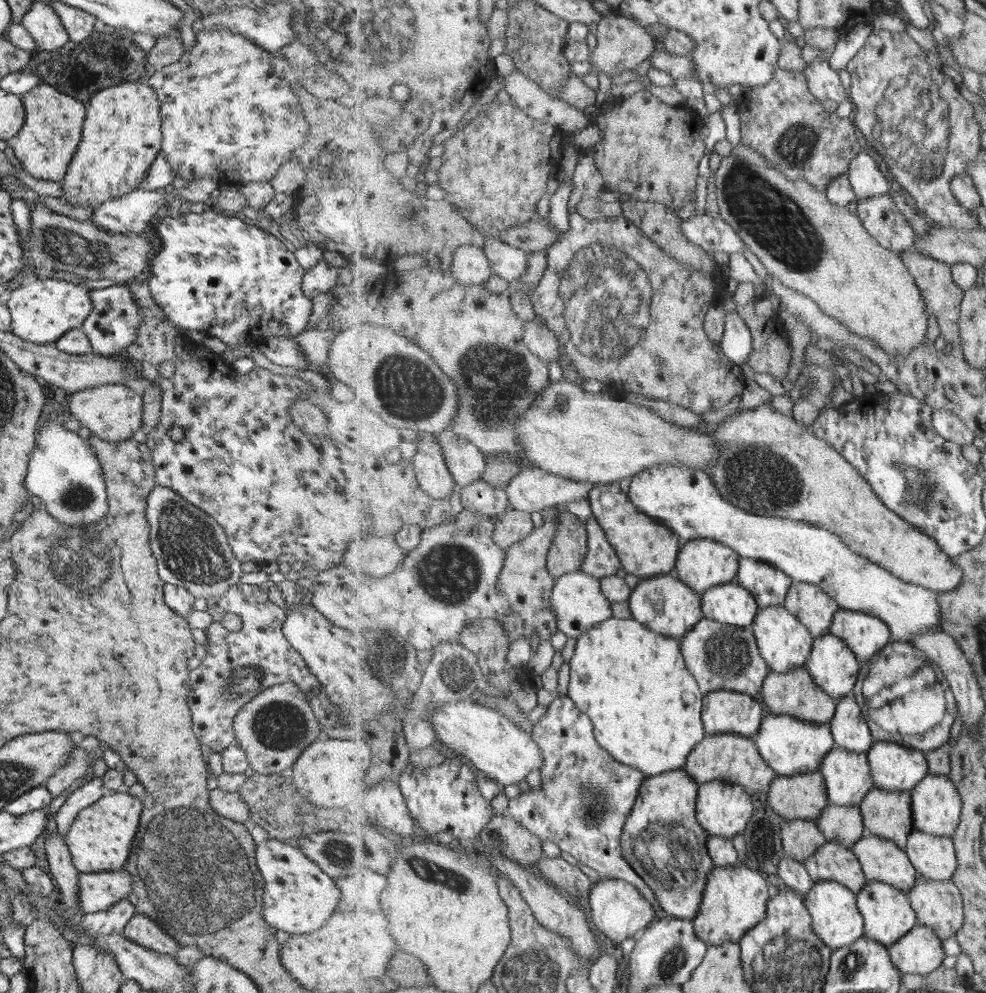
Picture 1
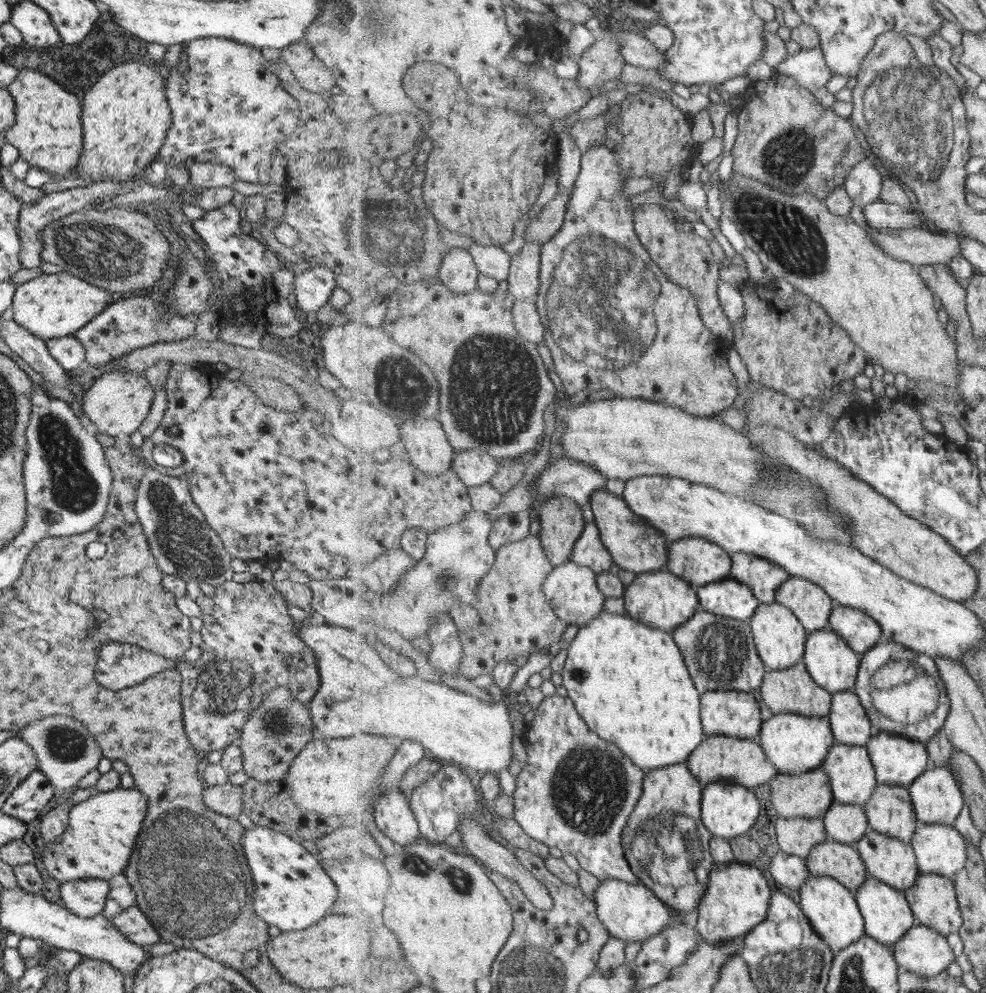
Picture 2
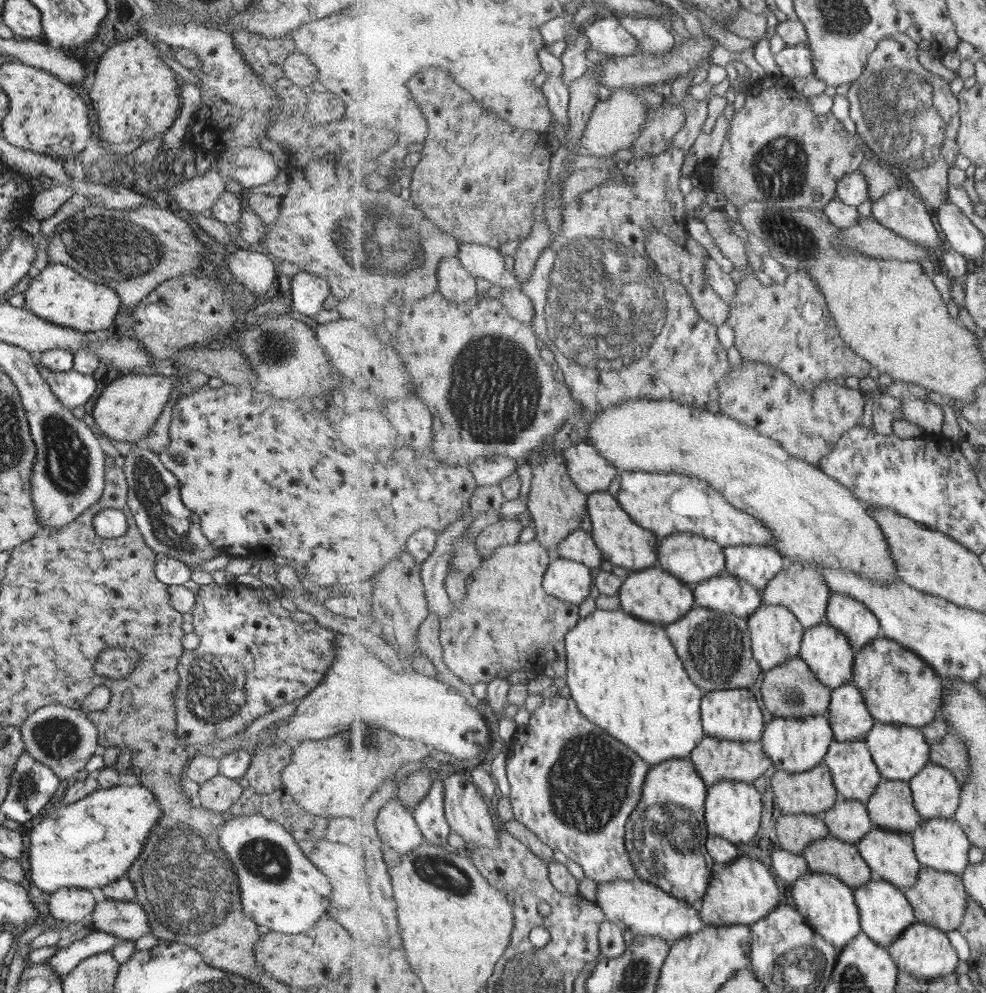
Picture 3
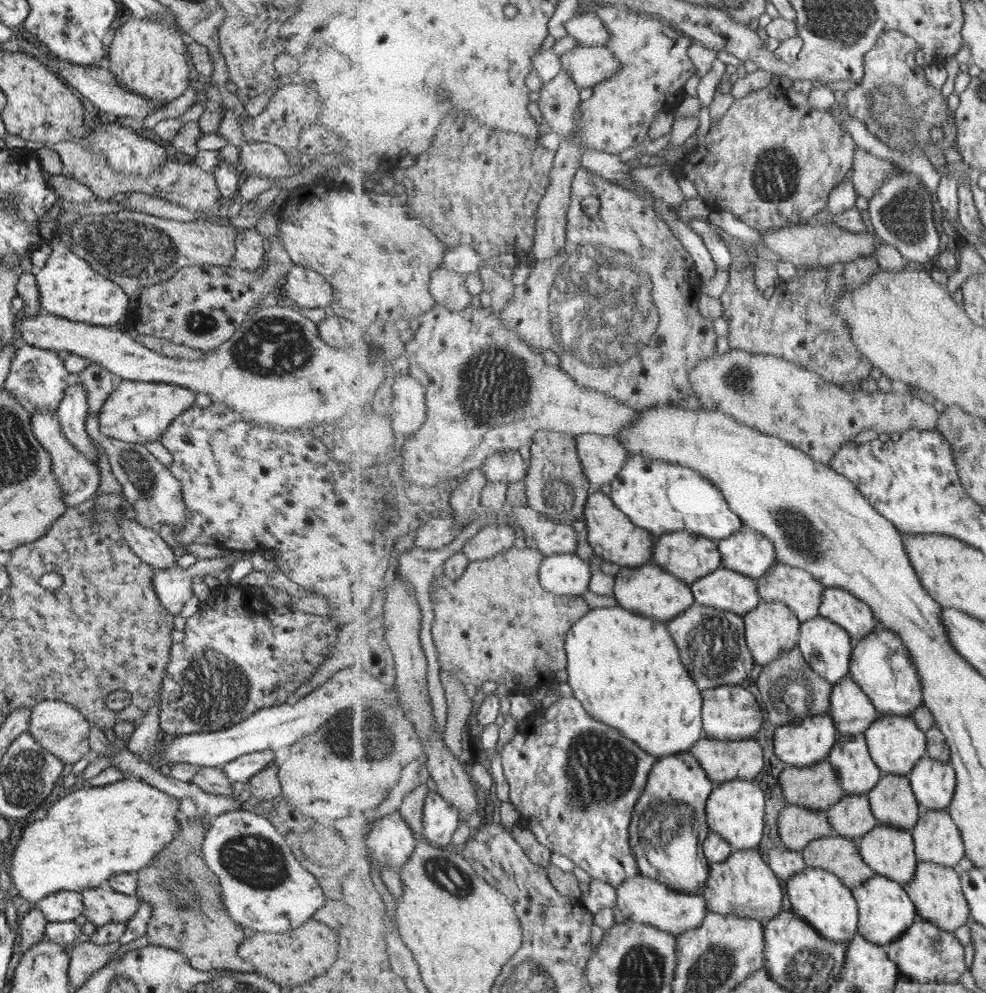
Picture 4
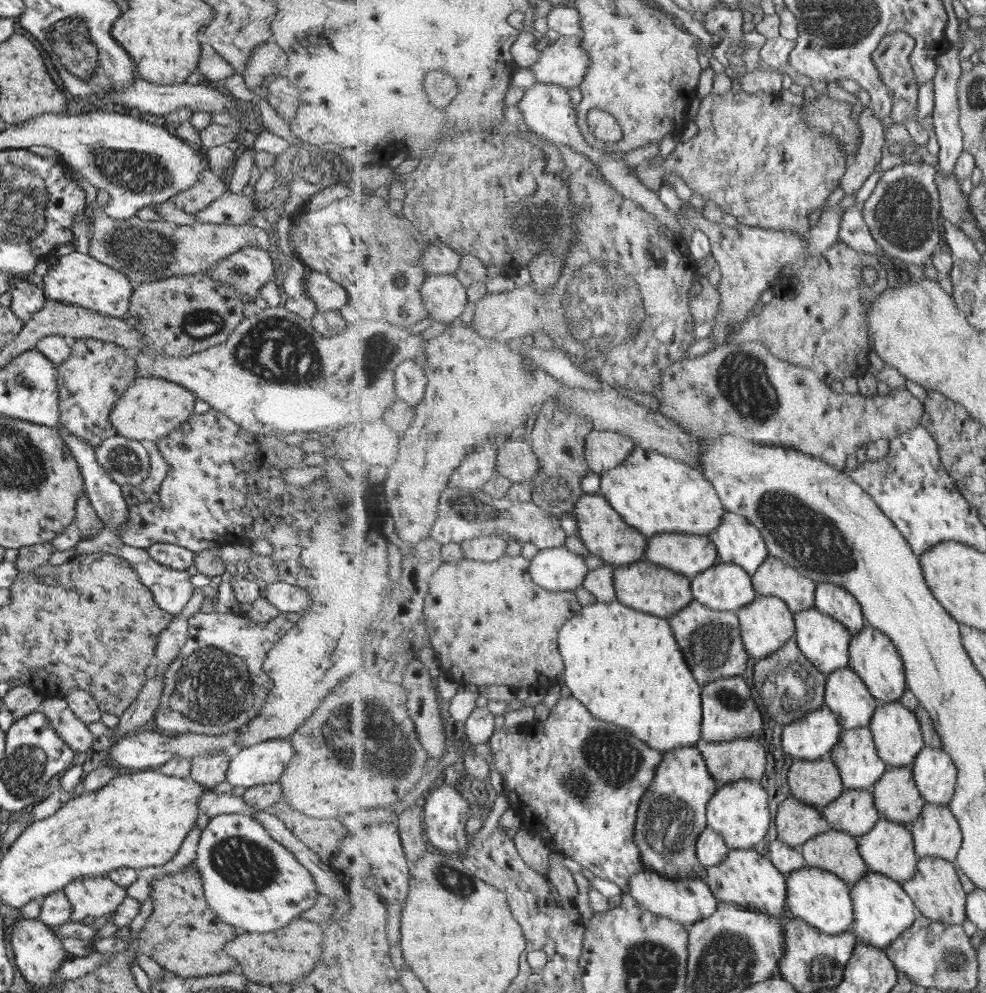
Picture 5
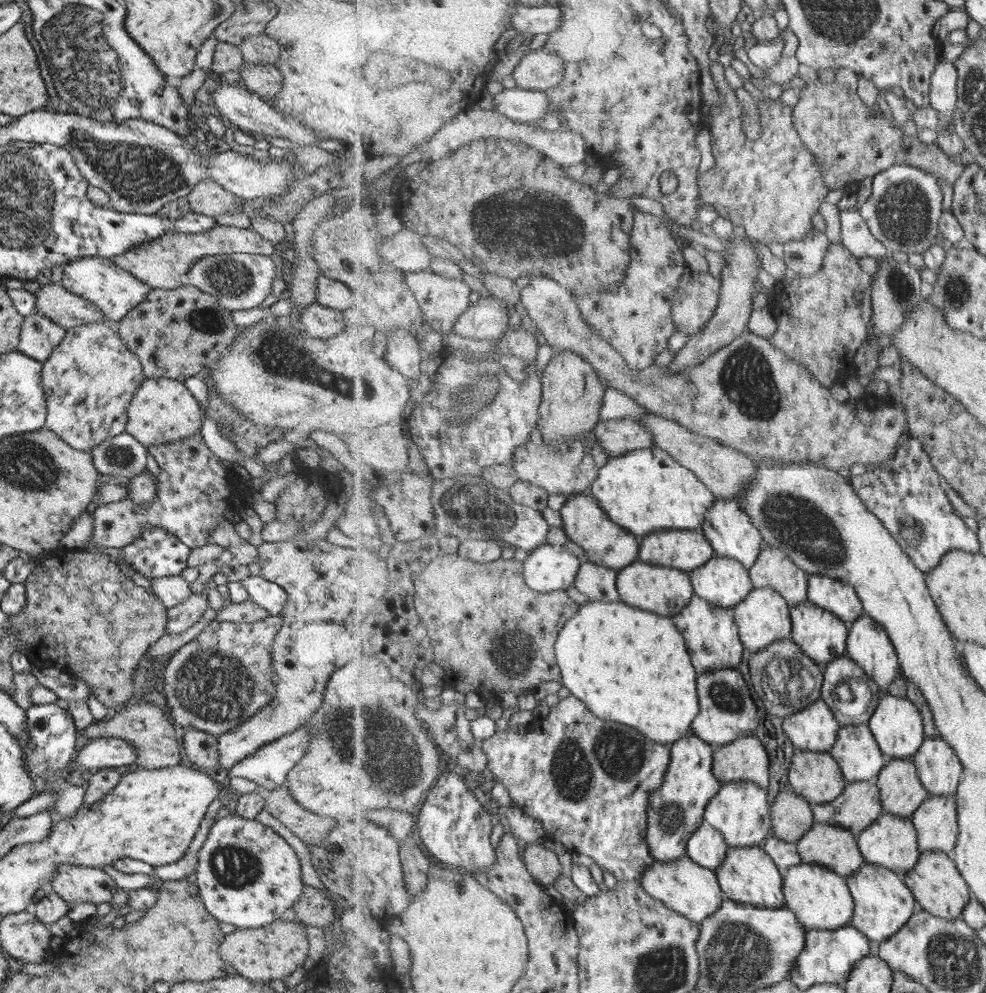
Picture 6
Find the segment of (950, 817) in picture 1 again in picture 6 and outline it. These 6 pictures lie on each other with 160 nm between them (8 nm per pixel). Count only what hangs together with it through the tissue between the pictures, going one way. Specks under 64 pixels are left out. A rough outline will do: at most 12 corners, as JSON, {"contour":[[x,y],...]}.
{"contour":[[942,736],[912,757],[931,796],[956,794],[964,765]]}

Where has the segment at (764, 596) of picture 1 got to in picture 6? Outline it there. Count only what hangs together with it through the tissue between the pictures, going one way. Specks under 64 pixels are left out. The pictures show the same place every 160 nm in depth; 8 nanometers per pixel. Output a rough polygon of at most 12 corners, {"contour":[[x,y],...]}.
{"contour":[[717,498],[702,530],[715,556],[748,569],[765,544],[737,500]]}

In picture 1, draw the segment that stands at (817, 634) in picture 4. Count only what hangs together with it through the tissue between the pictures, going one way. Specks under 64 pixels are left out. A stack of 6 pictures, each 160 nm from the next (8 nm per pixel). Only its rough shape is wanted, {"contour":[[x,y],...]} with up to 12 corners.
{"contour":[[840,637],[815,638],[805,667],[838,704],[862,663]]}

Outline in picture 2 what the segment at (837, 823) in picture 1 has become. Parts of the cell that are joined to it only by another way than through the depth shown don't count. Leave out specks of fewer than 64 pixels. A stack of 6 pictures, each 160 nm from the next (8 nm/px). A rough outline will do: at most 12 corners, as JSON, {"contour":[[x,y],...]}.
{"contour":[[835,802],[829,839],[854,846],[870,829],[864,805]]}

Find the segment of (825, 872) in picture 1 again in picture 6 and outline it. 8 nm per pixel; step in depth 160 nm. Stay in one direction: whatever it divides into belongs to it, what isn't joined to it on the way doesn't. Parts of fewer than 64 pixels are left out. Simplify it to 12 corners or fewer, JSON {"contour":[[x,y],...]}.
{"contour":[[815,822],[798,842],[803,863],[846,879],[867,863],[857,835]]}

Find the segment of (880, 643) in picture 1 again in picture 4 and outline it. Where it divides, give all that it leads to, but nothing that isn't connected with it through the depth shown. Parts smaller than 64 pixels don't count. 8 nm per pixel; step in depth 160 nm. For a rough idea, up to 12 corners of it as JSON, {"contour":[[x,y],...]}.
{"contour":[[826,587],[820,614],[845,628],[854,647],[879,627],[869,604]]}

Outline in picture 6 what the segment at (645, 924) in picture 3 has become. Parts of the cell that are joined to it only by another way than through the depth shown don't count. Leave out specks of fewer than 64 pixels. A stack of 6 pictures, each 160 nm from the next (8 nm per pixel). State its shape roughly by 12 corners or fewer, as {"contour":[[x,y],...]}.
{"contour":[[688,855],[654,862],[649,896],[698,923],[725,899],[716,871]]}

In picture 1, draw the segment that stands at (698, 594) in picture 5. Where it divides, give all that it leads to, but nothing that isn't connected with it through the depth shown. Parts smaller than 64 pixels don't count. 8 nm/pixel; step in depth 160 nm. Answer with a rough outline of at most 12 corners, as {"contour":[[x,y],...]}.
{"contour":[[737,578],[702,595],[704,616],[749,627],[760,609]]}

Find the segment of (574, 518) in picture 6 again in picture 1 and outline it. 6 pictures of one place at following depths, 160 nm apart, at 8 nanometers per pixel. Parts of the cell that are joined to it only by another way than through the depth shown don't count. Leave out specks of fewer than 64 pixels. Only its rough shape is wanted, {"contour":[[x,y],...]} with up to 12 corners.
{"contour":[[620,481],[588,500],[627,573],[674,573],[683,545]]}

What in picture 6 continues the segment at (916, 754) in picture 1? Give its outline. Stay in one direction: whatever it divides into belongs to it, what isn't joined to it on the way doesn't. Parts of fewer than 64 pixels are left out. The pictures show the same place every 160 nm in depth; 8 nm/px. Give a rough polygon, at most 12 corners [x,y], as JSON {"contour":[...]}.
{"contour":[[882,696],[869,725],[888,759],[912,757],[927,737],[907,697]]}

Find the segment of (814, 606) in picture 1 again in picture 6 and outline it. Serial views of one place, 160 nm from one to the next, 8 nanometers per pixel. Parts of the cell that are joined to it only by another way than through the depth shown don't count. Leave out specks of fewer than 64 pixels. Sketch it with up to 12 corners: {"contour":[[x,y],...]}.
{"contour":[[764,544],[750,568],[755,589],[771,587],[791,607],[808,599],[810,576]]}

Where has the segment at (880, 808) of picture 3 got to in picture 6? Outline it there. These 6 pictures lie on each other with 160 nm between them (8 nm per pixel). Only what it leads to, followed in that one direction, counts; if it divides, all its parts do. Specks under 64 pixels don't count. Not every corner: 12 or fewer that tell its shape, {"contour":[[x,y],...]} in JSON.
{"contour":[[912,758],[875,780],[884,810],[909,817],[931,796]]}

